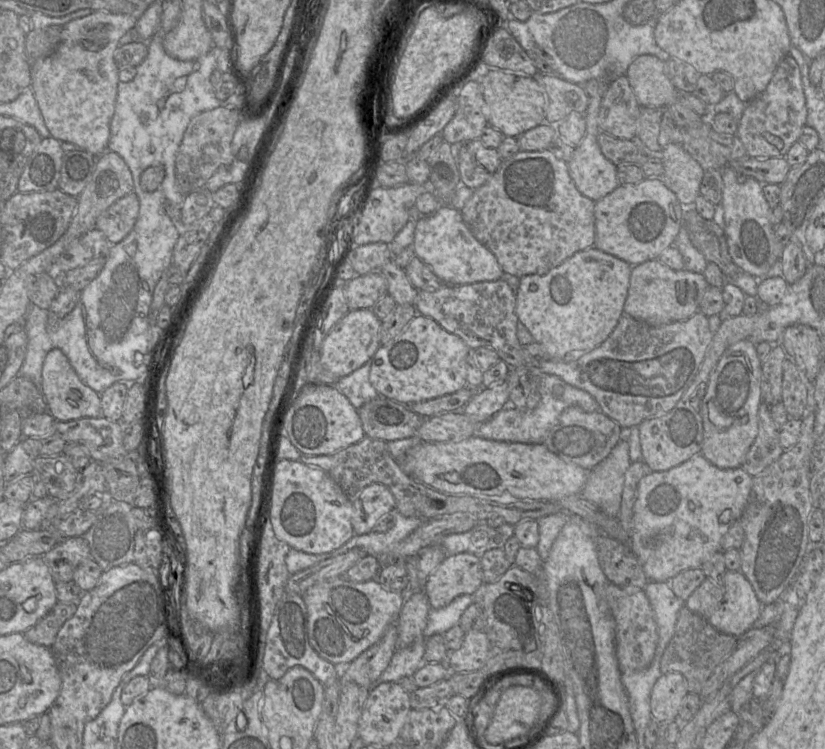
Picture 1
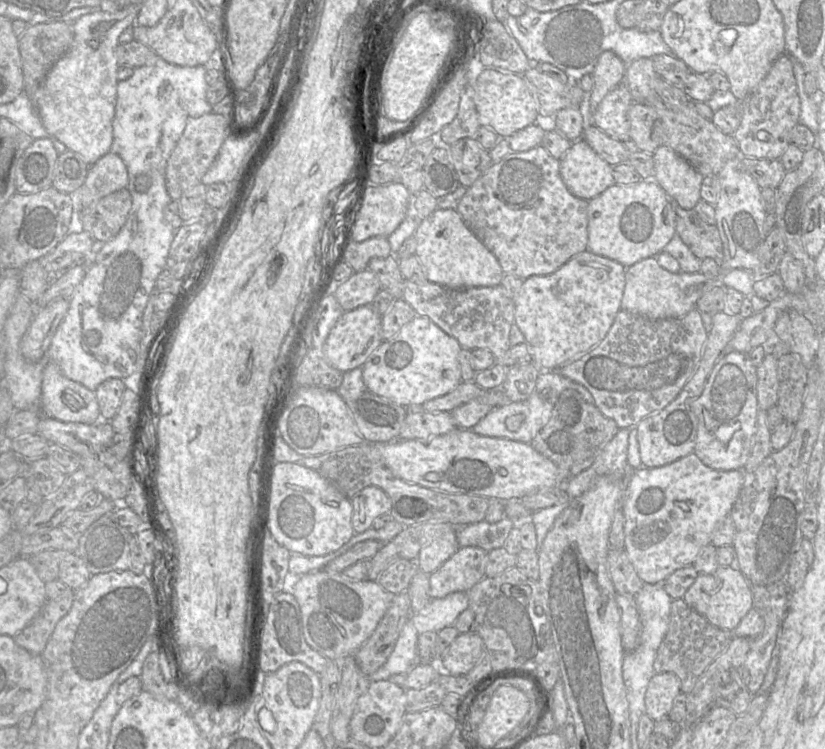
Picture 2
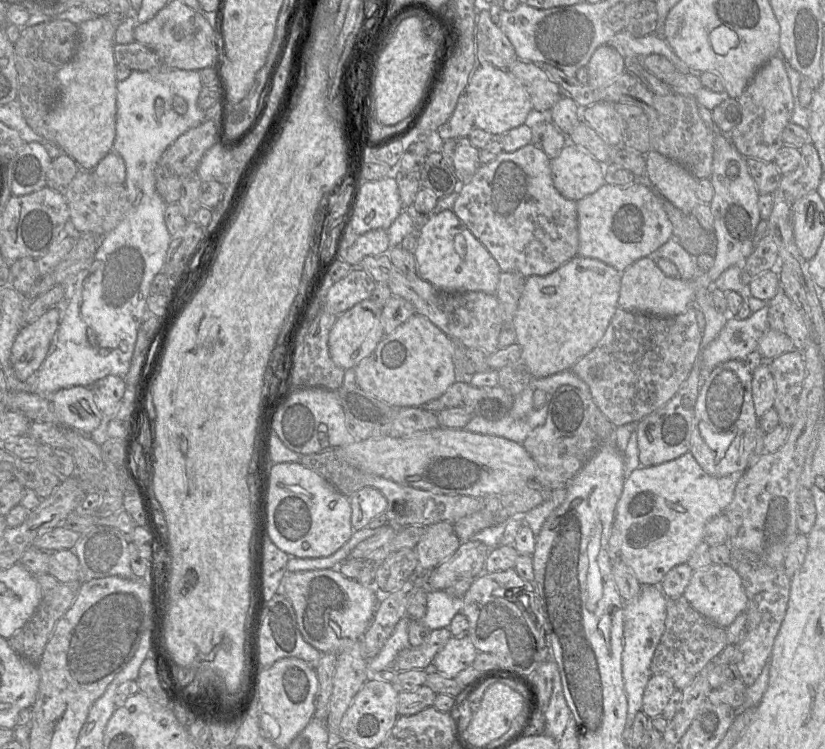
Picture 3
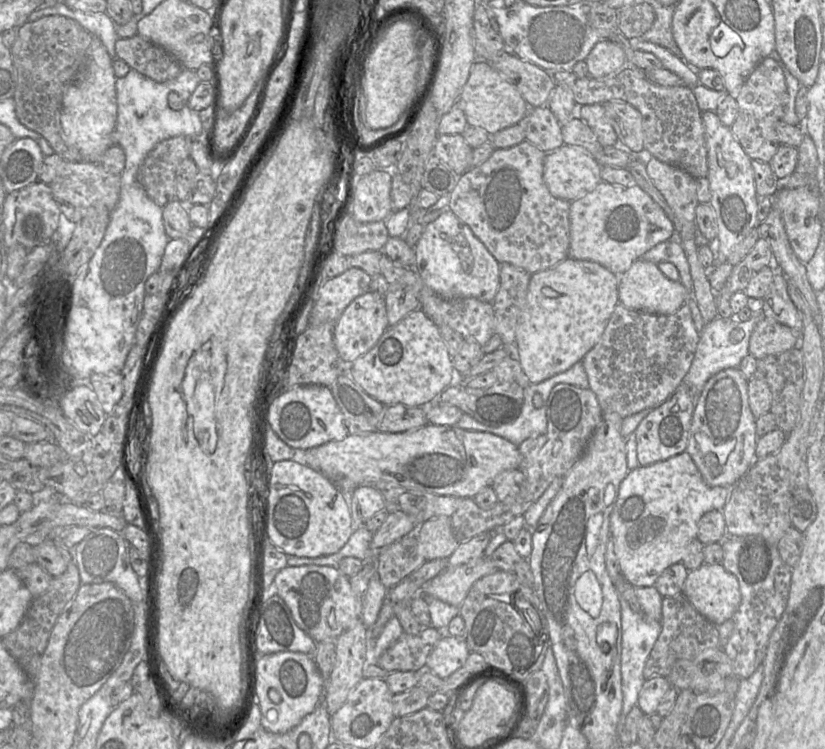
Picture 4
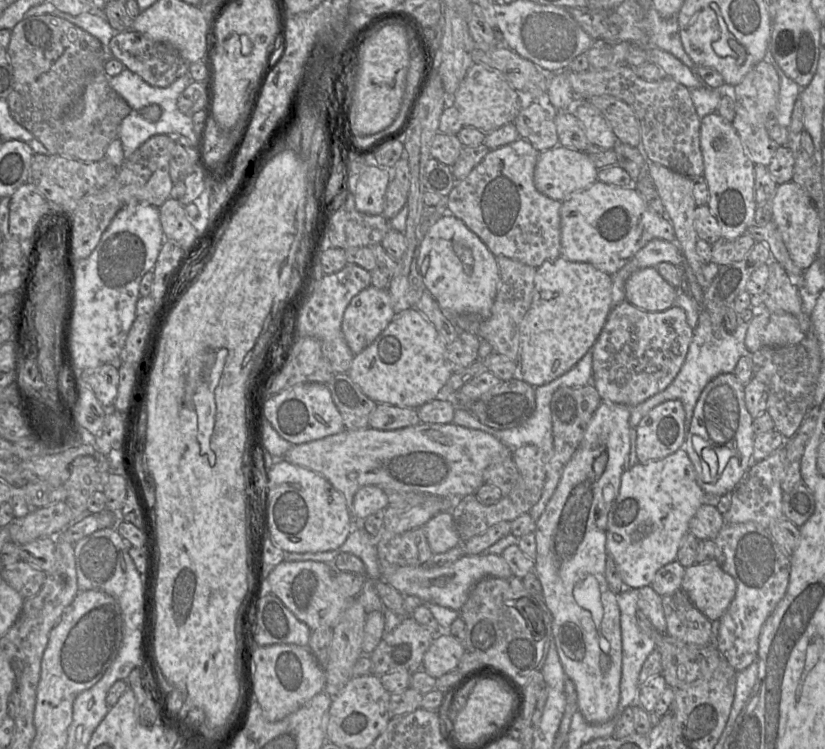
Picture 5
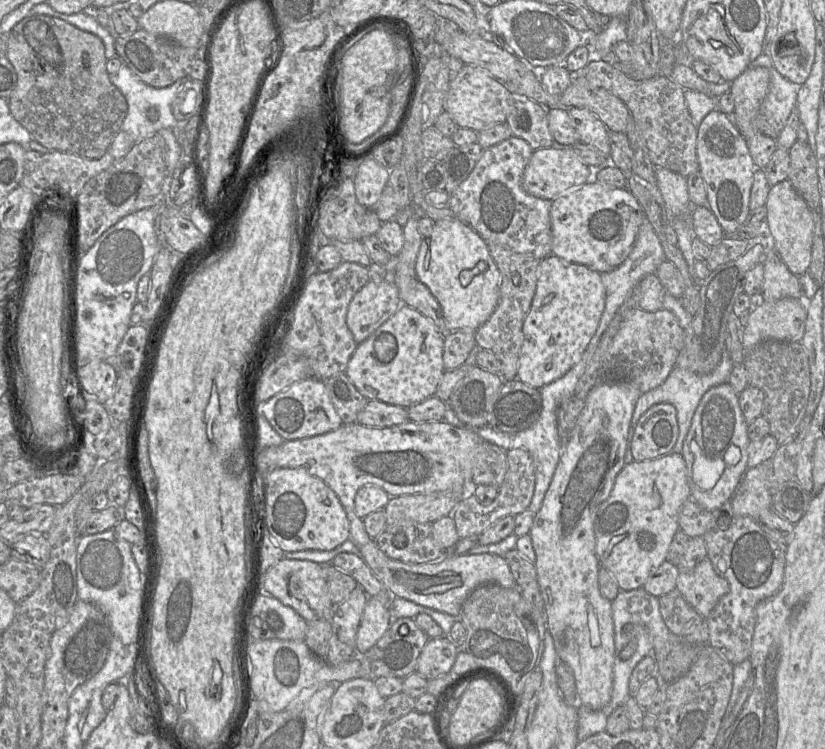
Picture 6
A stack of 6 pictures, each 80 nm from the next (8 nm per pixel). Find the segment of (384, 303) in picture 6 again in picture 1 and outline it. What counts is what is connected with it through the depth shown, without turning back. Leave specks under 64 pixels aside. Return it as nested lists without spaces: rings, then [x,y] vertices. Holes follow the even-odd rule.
[[[371,309],[350,310],[329,332],[322,343],[320,360],[325,369],[343,378],[371,362],[379,349],[382,321]]]

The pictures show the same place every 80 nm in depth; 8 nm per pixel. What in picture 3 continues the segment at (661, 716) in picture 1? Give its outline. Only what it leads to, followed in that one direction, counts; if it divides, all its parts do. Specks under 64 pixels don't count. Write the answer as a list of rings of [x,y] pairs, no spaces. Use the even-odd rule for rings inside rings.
[[[653,674],[643,693],[642,711],[649,718],[661,716],[675,689],[675,684],[670,677]]]

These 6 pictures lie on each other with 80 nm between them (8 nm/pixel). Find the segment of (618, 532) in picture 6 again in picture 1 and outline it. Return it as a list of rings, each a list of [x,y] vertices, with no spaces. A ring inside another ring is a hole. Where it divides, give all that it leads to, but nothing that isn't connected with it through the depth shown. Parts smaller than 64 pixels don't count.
[[[701,453],[666,471],[652,471],[638,483],[633,508],[629,547],[639,561],[649,581],[669,581],[678,573],[700,568],[721,549],[724,534],[738,521],[748,503],[753,477],[742,467],[721,469],[710,463]]]

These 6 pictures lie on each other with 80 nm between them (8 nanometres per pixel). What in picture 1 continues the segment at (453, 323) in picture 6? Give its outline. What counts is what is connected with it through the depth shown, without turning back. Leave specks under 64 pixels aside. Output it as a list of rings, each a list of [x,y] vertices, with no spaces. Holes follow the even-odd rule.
[[[441,204],[431,215],[417,218],[413,248],[415,256],[427,264],[447,285],[495,281],[501,279],[504,273],[495,255],[472,234],[461,211],[448,204]]]

